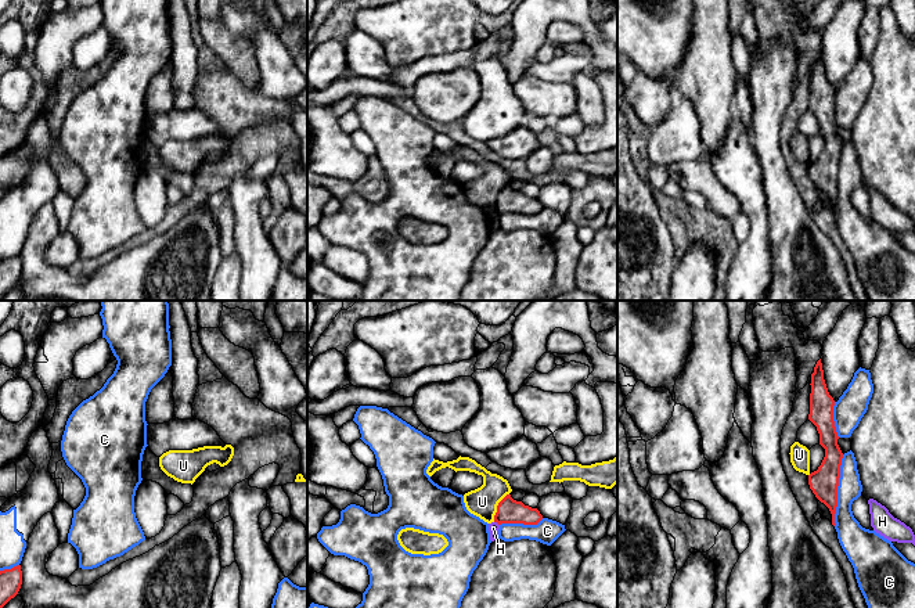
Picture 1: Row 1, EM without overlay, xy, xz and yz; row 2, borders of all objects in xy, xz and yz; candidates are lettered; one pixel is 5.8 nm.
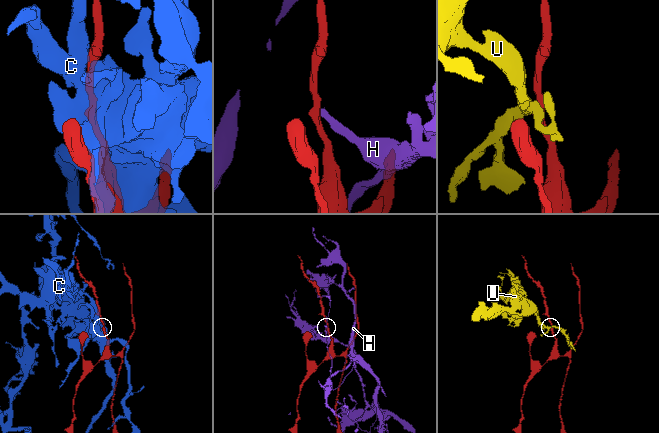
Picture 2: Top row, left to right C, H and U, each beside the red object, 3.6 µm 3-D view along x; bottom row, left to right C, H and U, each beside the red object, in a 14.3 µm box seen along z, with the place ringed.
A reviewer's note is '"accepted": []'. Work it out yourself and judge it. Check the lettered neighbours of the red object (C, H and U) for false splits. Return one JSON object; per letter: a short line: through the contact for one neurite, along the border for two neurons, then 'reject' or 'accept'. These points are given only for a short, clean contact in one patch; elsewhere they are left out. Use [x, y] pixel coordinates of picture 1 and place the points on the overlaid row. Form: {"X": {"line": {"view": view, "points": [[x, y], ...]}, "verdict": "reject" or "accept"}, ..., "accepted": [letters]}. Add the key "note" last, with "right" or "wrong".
{"C": {"verdict": "reject"}, "H": {"verdict": "reject"}, "U": {"line": {"view": "xz", "points": [[508, 511], [497, 507], [492, 502], [482, 502]]}, "verdict": "accept"}, "accepted": ["U"], "note": "wrong"}

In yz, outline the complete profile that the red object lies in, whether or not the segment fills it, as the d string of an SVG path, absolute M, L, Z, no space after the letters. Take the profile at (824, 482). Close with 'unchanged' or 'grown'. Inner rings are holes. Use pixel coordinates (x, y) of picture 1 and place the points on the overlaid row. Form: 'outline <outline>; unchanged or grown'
outline M821 359L814 367L810 385L808 420L817 427L819 445L825 449L825 457L818 470L808 475L808 485L815 497L829 508L832 514L832 525L835 526L843 453L837 445L839 436L833 421L835 400L828 392Z; unchanged

